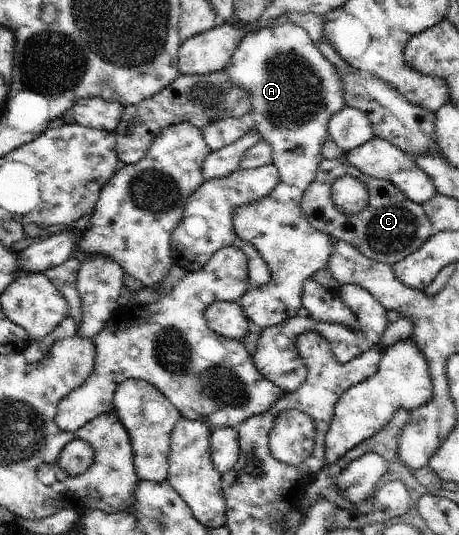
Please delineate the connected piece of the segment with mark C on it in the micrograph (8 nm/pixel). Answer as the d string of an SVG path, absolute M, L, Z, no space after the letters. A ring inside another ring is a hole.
M346 153L340 159L332 161L323 159L316 179L304 193L301 207L310 225L321 233L350 243L368 259L390 266L415 253L433 235L432 223L426 216L422 205L408 199L402 191L388 181L374 179L374 177L361 173L354 165L347 162ZM345 174L355 176L368 189L368 197L370 197L368 205L364 211L356 215L340 213L332 201L332 185L336 179L344 177Z

